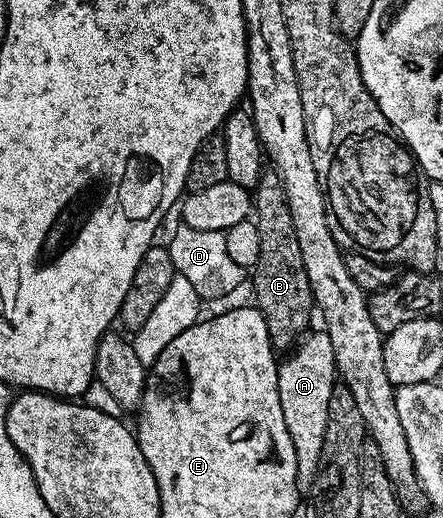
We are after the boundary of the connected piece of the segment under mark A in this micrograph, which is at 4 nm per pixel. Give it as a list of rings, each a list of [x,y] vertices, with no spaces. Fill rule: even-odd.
[[[326,332],[308,333],[294,347],[287,359],[279,362],[277,376],[277,392],[281,396],[281,413],[285,415],[285,428],[289,432],[289,440],[293,440],[293,452],[297,456],[297,484],[300,491],[310,491],[313,476],[317,476],[317,464],[321,460],[321,448],[325,444],[325,424],[329,424],[329,396],[337,385],[337,371],[333,356],[333,343]]]

